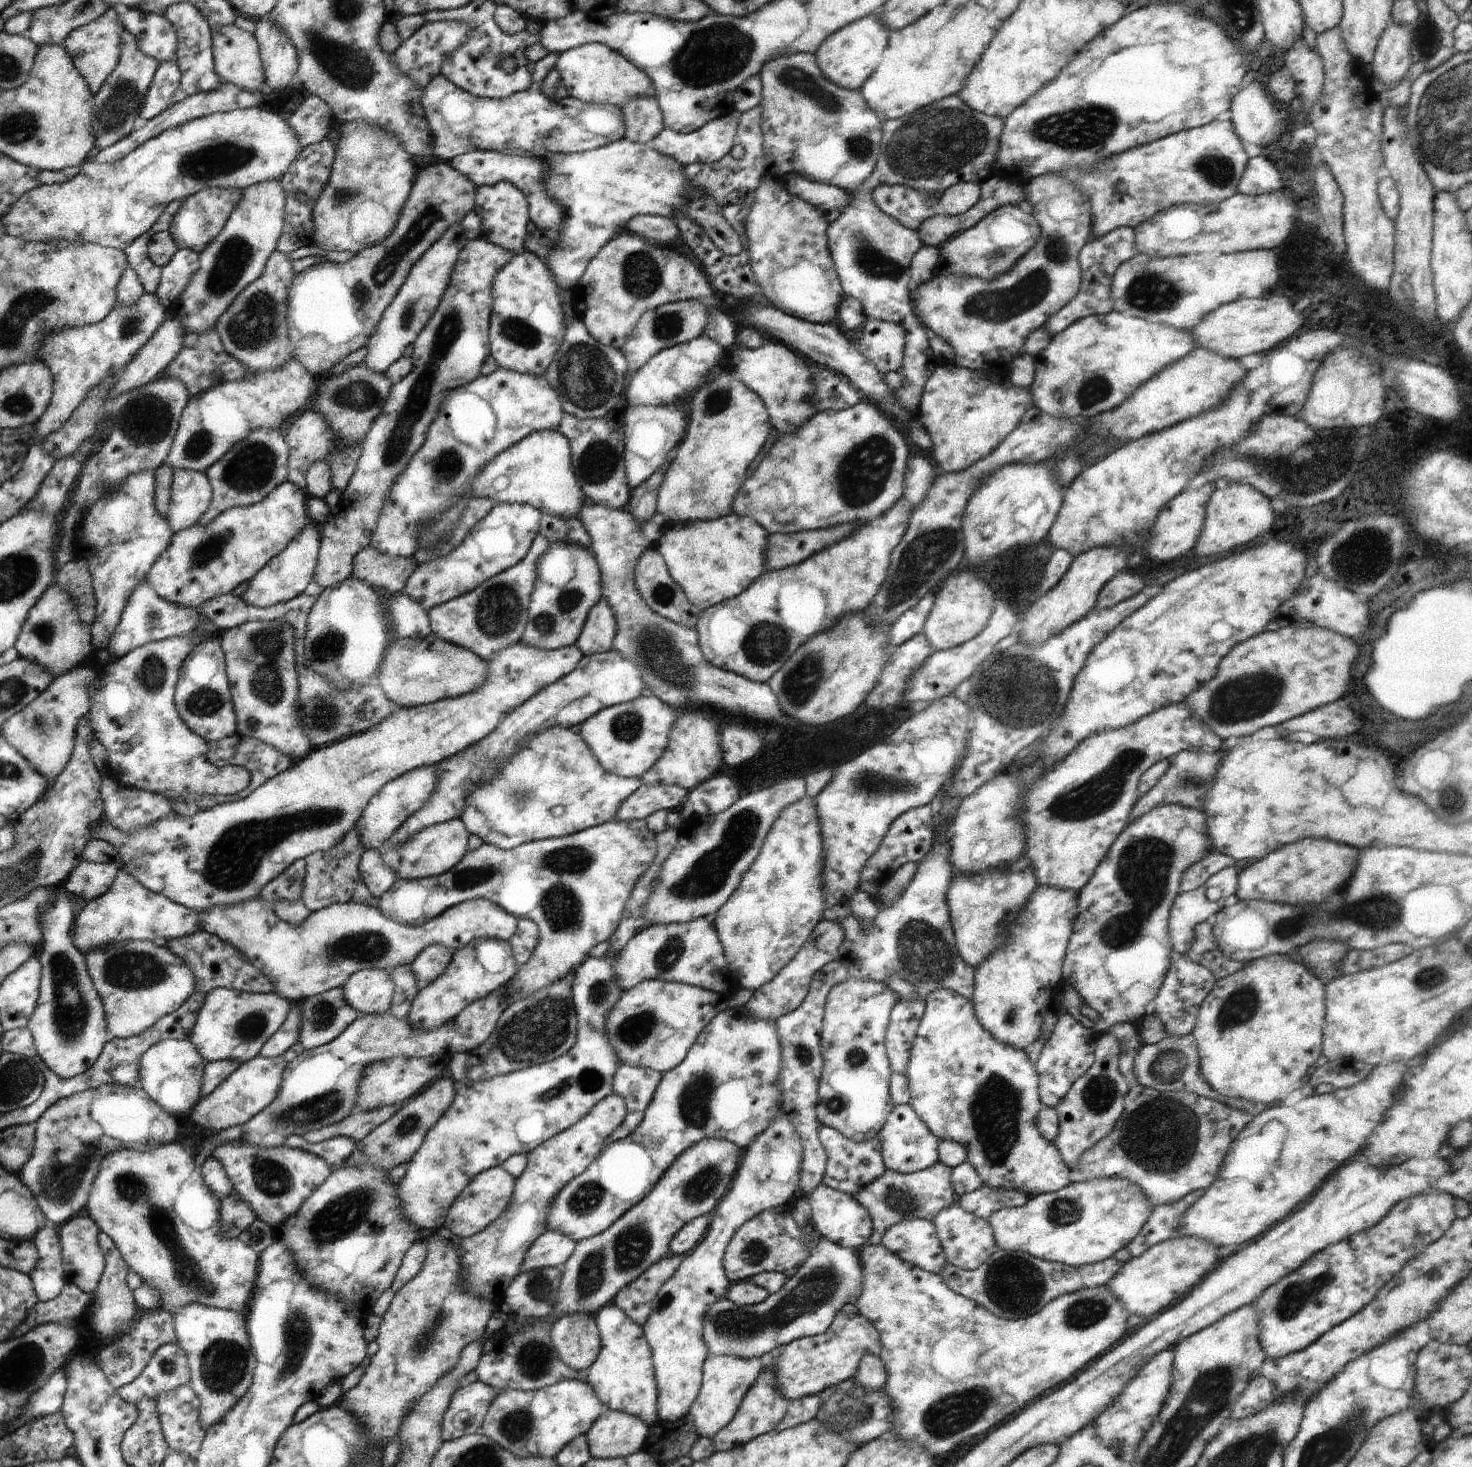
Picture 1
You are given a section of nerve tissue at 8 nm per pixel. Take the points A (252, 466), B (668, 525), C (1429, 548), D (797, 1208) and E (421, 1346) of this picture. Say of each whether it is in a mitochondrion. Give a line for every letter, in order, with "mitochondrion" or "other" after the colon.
A: mitochondrion
B: other
C: other
D: other
E: mitochondrion

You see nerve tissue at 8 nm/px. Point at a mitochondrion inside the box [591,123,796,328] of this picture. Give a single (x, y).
(641, 275)

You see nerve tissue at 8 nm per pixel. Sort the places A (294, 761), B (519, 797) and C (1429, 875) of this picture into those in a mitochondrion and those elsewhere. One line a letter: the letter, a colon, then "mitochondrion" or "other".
A: other
B: mitochondrion
C: other

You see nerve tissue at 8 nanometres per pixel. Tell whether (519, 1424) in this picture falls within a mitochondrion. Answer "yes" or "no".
yes

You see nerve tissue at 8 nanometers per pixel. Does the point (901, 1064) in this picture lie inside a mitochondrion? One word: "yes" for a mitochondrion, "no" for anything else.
no

